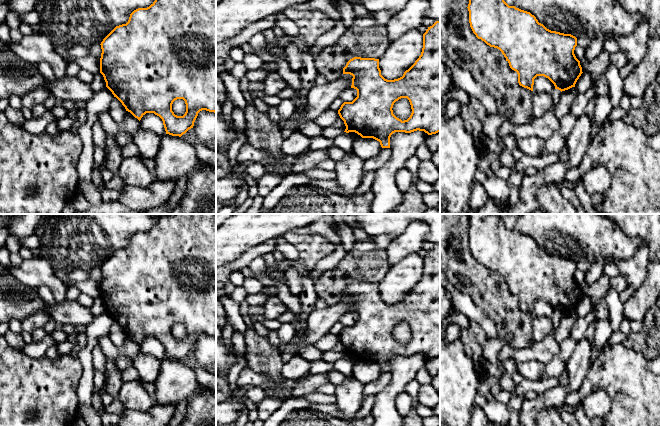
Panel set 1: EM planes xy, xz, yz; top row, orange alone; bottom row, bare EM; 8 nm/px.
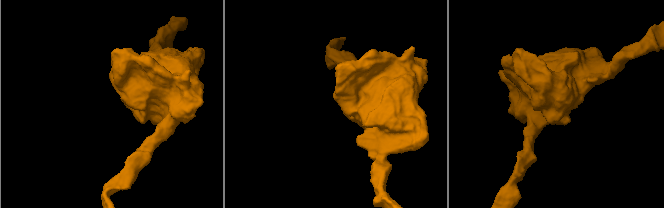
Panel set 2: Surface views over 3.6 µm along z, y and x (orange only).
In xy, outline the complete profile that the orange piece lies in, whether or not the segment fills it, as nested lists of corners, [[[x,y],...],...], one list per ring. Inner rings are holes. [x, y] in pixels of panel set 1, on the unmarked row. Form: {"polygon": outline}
{"polygon": [[[169,214],[156,217],[155,225],[147,232],[134,234],[126,248],[116,250],[101,266],[100,297],[106,306],[106,311],[112,316],[126,335],[130,336],[139,345],[146,337],[154,337],[159,340],[166,358],[181,361],[189,353],[193,352],[198,337],[202,334],[216,337],[216,214]],[[177,323],[183,323],[186,328],[186,336],[183,340],[177,340],[172,335],[172,328]]]}

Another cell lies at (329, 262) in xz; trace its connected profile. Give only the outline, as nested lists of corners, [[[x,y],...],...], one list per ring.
[[[342,244],[335,245],[334,251],[320,259],[316,266],[309,271],[307,275],[315,283],[316,281],[320,280],[324,272],[334,269],[339,264],[340,260],[345,256],[345,254],[346,251]]]

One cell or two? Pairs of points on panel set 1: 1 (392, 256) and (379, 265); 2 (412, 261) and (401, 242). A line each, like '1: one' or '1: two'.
1: two
2: two

